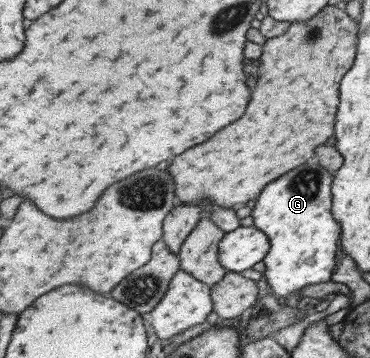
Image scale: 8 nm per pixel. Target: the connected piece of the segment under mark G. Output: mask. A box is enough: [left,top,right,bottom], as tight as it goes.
[252,161,341,301]

